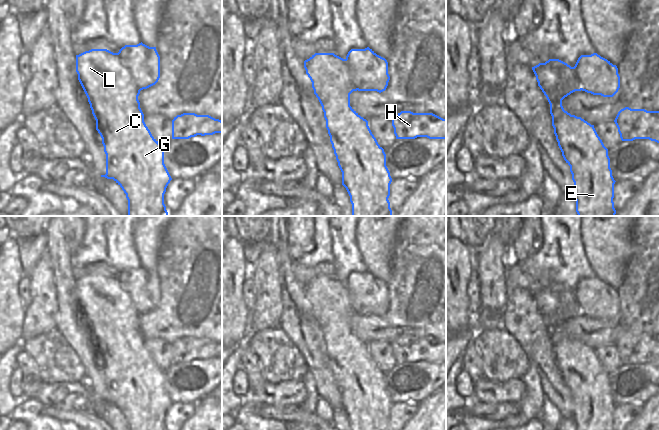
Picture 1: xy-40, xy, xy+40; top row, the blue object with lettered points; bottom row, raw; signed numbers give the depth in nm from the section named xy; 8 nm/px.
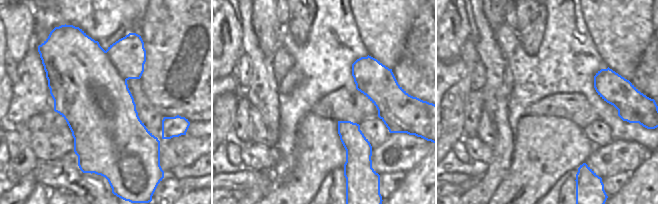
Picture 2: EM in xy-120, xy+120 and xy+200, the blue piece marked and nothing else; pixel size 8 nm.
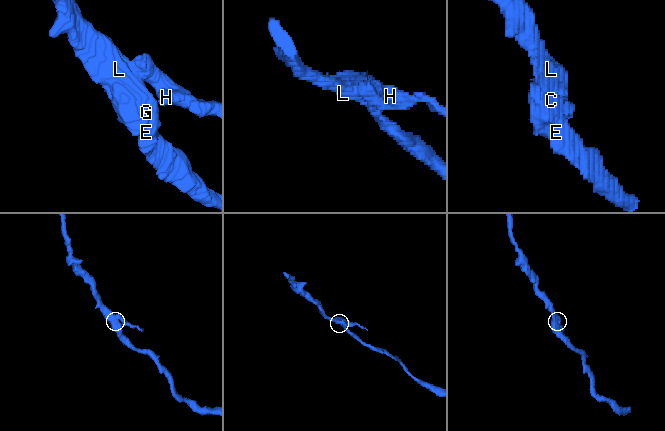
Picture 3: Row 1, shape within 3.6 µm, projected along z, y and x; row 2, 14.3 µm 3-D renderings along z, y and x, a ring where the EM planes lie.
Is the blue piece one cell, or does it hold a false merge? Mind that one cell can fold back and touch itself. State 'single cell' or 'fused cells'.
fused cells

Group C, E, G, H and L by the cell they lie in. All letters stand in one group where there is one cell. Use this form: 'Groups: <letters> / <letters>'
Groups: C E G L / H

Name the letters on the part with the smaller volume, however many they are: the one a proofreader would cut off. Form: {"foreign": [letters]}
{"foreign": ["H"]}

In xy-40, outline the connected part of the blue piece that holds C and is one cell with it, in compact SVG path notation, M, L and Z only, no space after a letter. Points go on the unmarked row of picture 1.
M91 273L76 279L76 296L88 322L106 378L106 398L101 401L113 403L122 412L128 430L165 430L164 418L172 402L164 388L164 371L152 360L144 346L138 324L140 314L118 277L107 273Z

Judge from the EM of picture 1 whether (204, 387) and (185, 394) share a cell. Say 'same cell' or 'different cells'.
same cell

